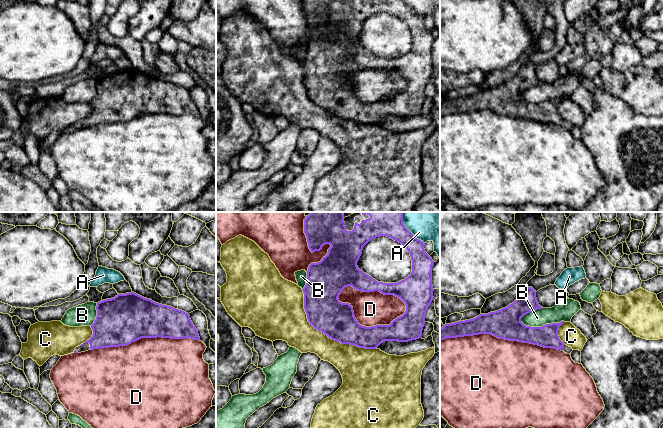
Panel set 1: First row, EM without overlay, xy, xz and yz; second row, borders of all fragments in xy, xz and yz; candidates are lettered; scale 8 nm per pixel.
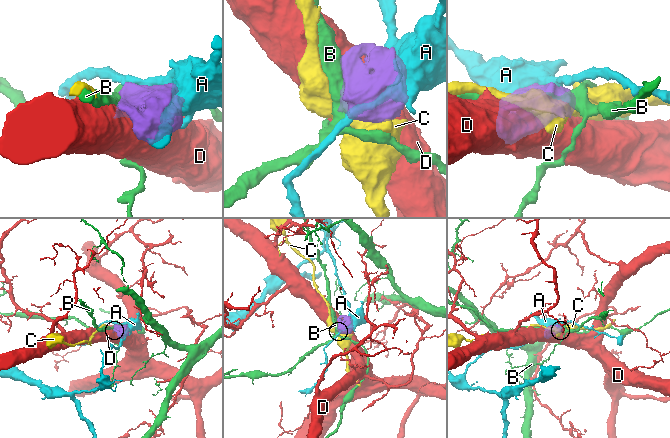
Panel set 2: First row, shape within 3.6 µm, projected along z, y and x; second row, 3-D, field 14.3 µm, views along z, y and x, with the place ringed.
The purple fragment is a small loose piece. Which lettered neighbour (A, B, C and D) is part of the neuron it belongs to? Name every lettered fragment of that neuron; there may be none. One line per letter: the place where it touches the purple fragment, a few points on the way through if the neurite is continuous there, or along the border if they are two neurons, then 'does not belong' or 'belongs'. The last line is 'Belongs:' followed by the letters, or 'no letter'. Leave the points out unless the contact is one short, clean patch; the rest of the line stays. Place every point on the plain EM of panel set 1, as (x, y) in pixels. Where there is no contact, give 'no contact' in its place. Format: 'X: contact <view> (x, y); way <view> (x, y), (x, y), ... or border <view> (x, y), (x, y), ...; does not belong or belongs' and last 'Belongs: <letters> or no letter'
A: contact xz (413, 11); does not belong
B: contact yz (542, 102); does not belong
C: contact xz (326, 110); does not belong
D: contact xz (373, 67); does not belong
Belongs: no letter

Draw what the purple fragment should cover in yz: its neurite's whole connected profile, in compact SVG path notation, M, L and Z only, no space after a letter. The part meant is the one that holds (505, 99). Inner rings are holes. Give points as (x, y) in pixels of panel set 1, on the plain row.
M526 63L521 67L517 75L505 84L488 90L480 90L470 96L445 100L442 104L440 104L440 116L479 110L491 110L499 115L530 119L544 124L554 124L564 127L567 130L571 130L573 125L565 121L558 112L559 103L564 99L564 97L546 100L542 103L530 103L521 98L521 94L524 91L542 84L543 83L541 83L537 77L536 67L532 63Z

